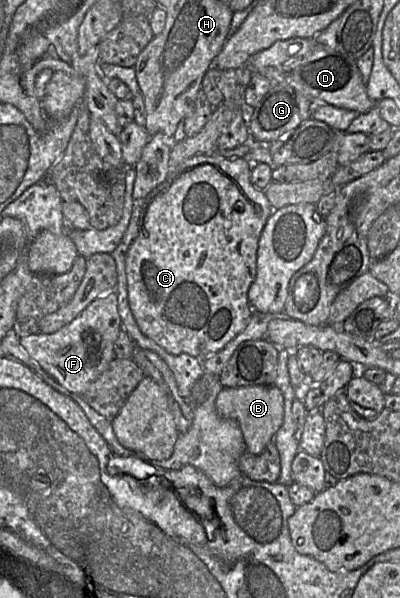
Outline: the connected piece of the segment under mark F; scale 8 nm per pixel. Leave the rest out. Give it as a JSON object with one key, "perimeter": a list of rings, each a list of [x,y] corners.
{"perimeter":[[[115,291],[105,293],[93,300],[75,319],[60,330],[51,333],[37,333],[20,336],[20,344],[29,356],[54,380],[70,392],[82,395],[89,385],[95,381],[116,358],[114,344],[122,330],[122,322],[118,312],[118,299]]]}

